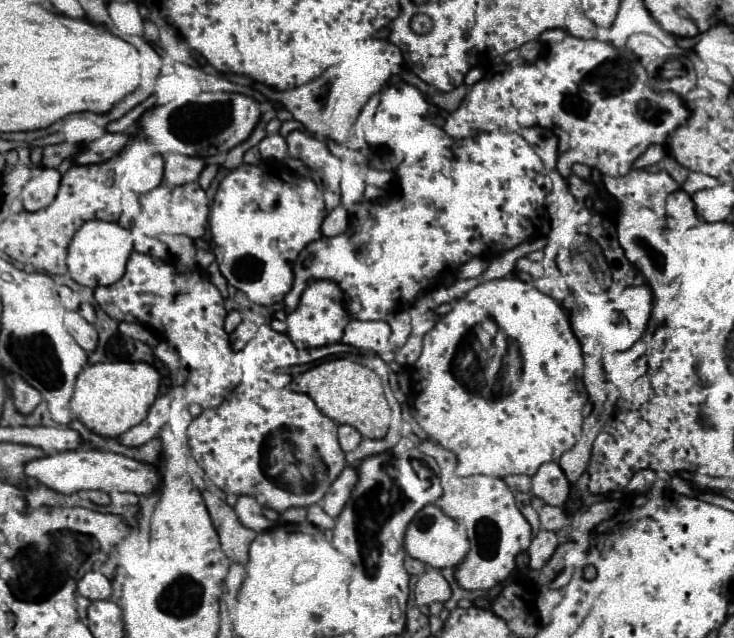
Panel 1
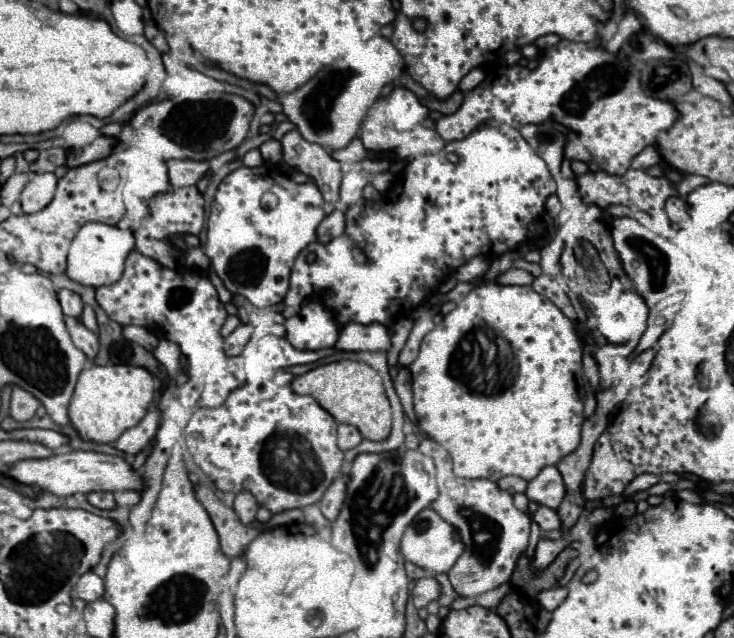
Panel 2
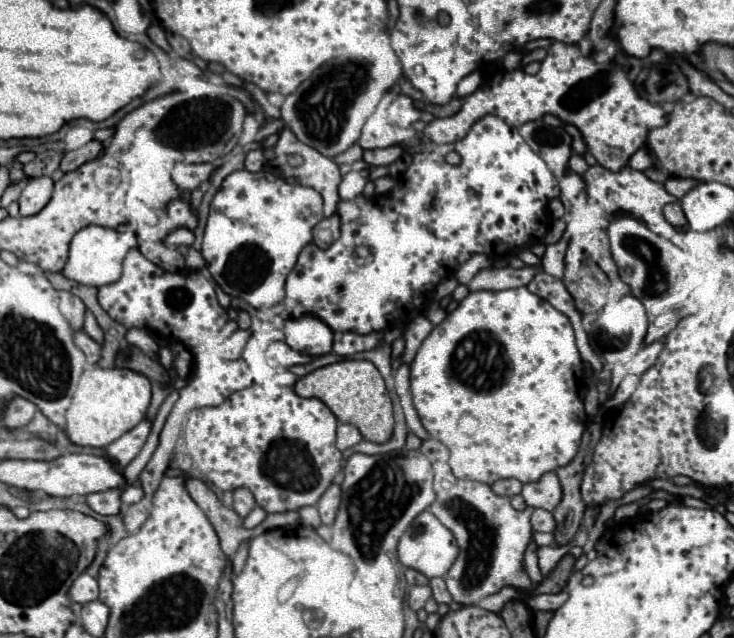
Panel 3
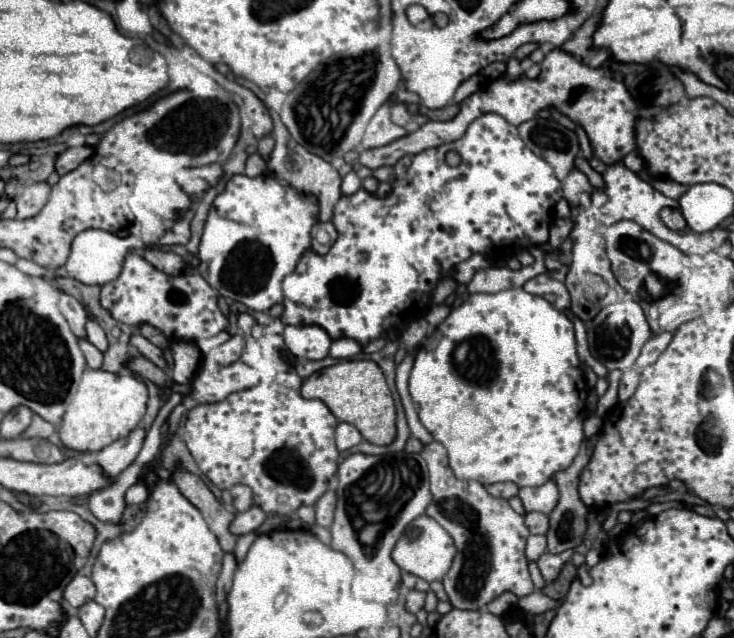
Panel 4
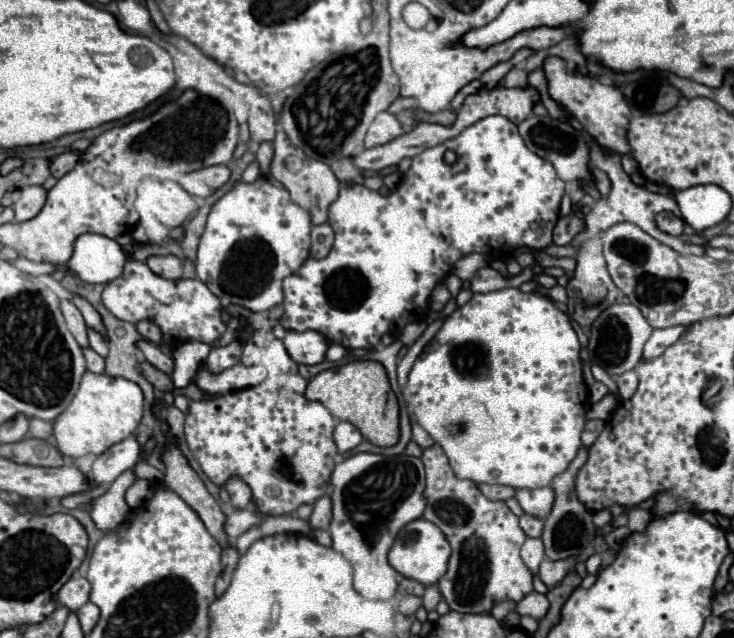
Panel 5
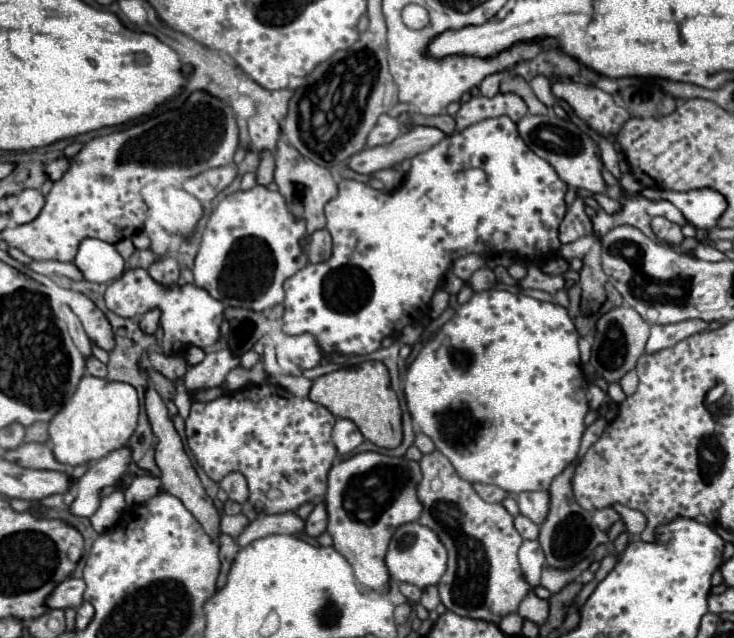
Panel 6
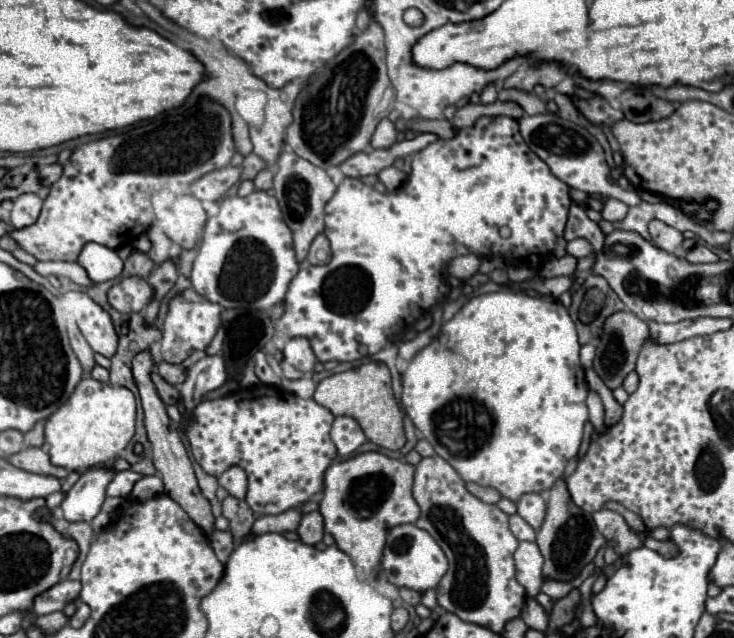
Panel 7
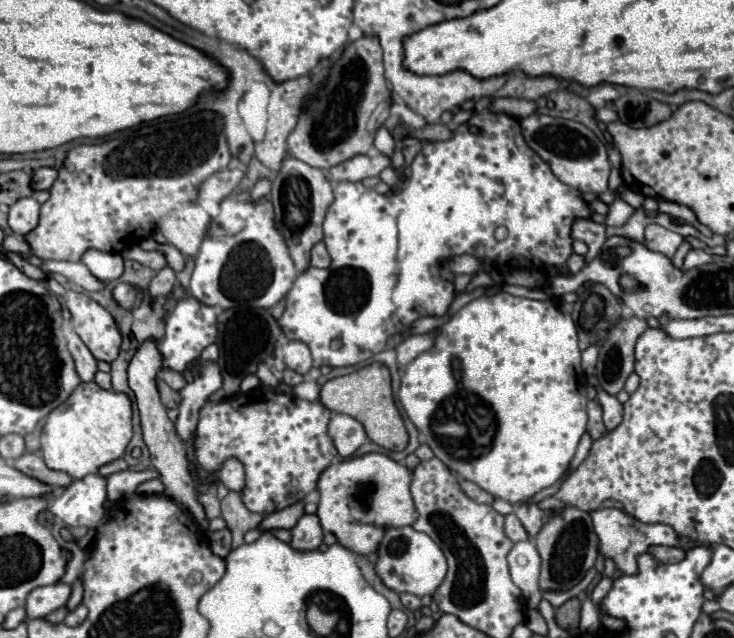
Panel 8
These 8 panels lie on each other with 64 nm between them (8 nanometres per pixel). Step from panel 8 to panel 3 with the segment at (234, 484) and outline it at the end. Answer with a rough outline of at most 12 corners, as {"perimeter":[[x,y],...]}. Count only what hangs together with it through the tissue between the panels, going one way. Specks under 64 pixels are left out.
{"perimeter":[[248,488],[234,490],[234,510],[246,518],[256,502]]}

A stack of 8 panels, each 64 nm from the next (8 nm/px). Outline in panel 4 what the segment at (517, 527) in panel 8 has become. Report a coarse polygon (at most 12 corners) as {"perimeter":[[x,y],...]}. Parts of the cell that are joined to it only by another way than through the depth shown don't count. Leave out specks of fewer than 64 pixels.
{"perimeter":[[528,512],[530,534],[546,534],[550,518],[542,512]]}

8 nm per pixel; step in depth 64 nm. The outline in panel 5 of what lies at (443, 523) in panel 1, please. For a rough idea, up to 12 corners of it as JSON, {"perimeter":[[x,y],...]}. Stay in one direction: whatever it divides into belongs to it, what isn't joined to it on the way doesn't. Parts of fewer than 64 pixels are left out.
{"perimeter":[[424,518],[406,524],[388,562],[406,578],[436,584],[450,544]]}

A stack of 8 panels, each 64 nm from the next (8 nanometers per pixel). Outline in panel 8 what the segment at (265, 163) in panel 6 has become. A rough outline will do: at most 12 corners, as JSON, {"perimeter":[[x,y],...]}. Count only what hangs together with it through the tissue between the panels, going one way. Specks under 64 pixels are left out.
{"perimeter":[[260,178],[250,196],[258,200],[270,192],[270,178]]}

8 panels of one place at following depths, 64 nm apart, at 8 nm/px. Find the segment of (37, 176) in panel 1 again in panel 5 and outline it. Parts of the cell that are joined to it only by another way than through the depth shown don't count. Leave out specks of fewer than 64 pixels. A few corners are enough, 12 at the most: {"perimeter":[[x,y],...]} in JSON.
{"perimeter":[[28,186],[14,204],[16,222],[34,218],[44,202],[42,186]]}

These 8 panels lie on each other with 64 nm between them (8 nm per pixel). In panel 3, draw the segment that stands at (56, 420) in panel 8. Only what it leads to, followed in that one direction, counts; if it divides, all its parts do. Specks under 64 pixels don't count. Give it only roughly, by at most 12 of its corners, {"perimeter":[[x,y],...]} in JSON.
{"perimeter":[[86,368],[66,412],[78,446],[104,448],[144,420],[152,386]]}

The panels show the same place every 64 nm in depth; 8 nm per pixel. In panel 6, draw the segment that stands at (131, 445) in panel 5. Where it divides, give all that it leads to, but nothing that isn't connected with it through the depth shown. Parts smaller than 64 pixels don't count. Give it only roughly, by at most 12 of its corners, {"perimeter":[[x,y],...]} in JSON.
{"perimeter":[[132,448],[96,460],[76,482],[70,512],[92,516],[100,490],[128,472]]}

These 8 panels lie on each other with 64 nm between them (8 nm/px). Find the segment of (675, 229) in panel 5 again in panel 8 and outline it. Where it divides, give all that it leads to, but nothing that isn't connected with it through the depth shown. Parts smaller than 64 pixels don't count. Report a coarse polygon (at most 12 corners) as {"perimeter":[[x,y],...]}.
{"perimeter":[[648,224],[646,246],[674,256],[682,244],[682,236]]}

